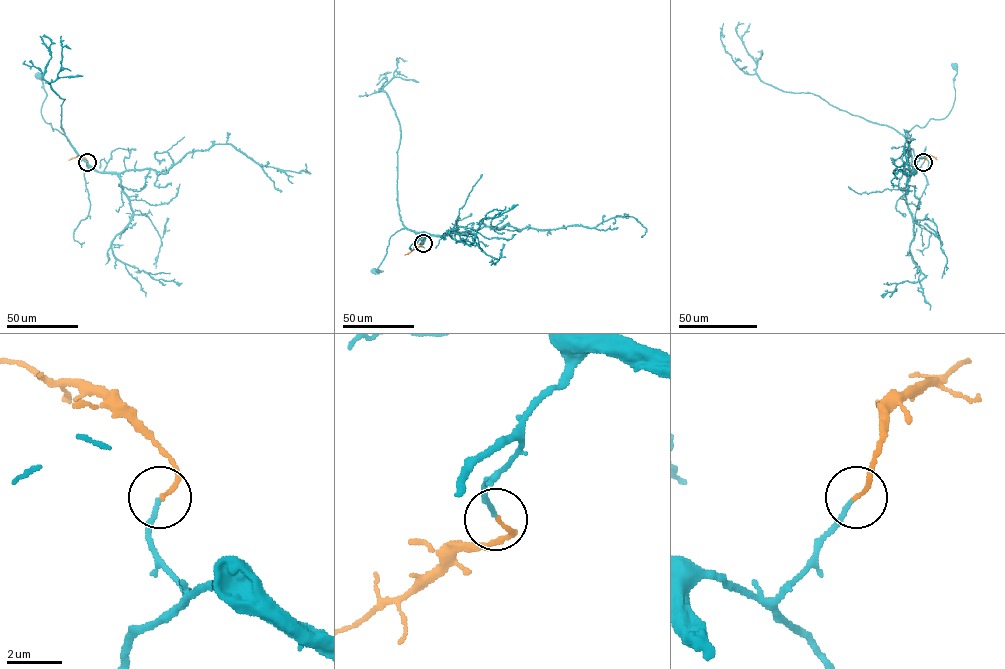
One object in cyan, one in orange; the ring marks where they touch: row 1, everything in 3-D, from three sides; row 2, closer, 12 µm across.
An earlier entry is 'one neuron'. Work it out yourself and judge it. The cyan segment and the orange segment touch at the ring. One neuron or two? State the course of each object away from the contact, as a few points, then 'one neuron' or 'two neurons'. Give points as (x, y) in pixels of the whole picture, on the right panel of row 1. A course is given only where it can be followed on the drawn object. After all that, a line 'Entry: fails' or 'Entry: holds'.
cyan runs (923, 162), (918, 168), (912, 165), (907, 133), (949, 112), (955, 67); orange runs (923, 162), (929, 155), (937, 159); one neuron
Entry: holds

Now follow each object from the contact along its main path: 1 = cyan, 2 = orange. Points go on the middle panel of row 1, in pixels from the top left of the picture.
1: (423, 242), (425, 232), (405, 228), (396, 231), (389, 240), (386, 254), (377, 269), (383, 271), (375, 271)
2: (423, 243), (404, 255)

